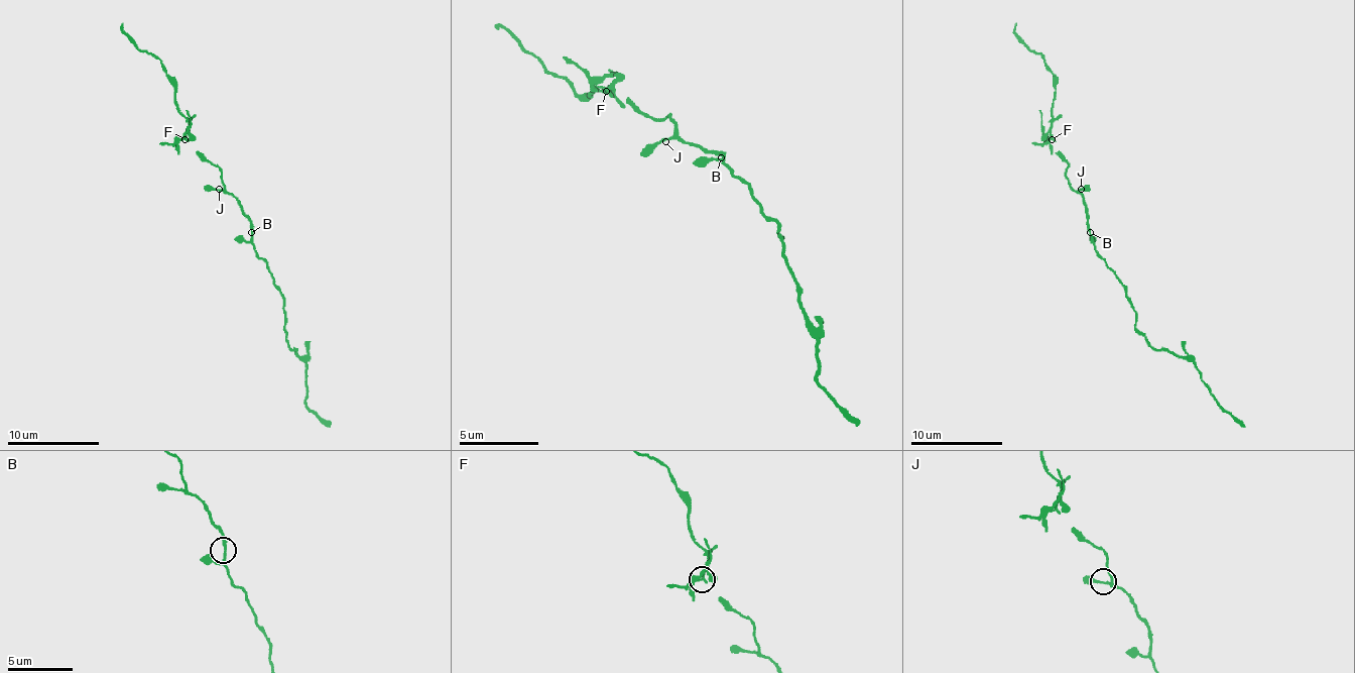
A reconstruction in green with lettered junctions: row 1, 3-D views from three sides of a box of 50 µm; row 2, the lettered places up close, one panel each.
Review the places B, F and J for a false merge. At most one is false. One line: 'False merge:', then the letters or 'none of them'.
False merge: F

